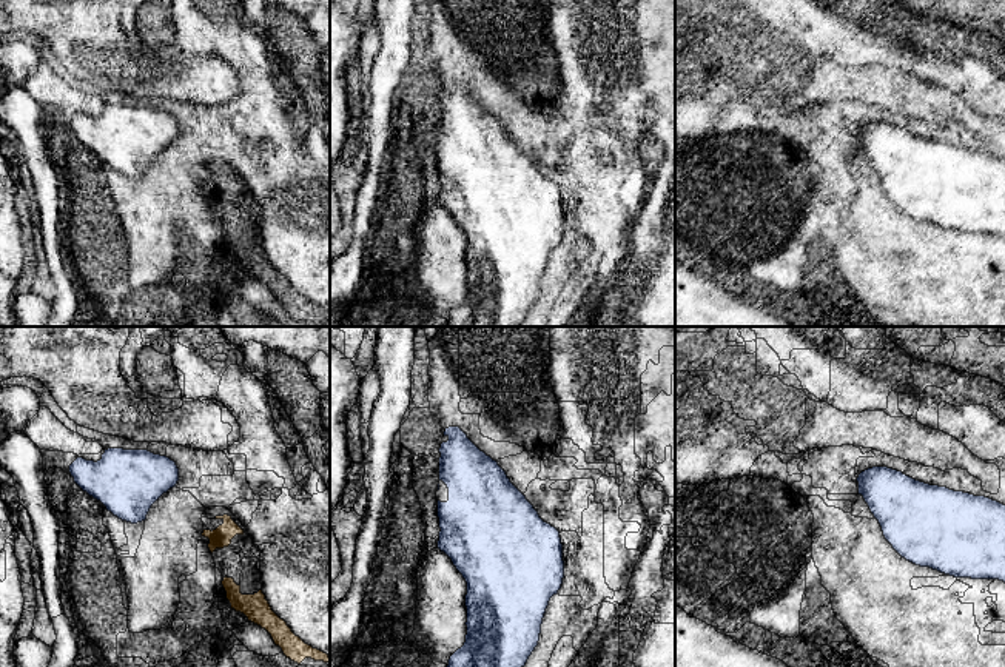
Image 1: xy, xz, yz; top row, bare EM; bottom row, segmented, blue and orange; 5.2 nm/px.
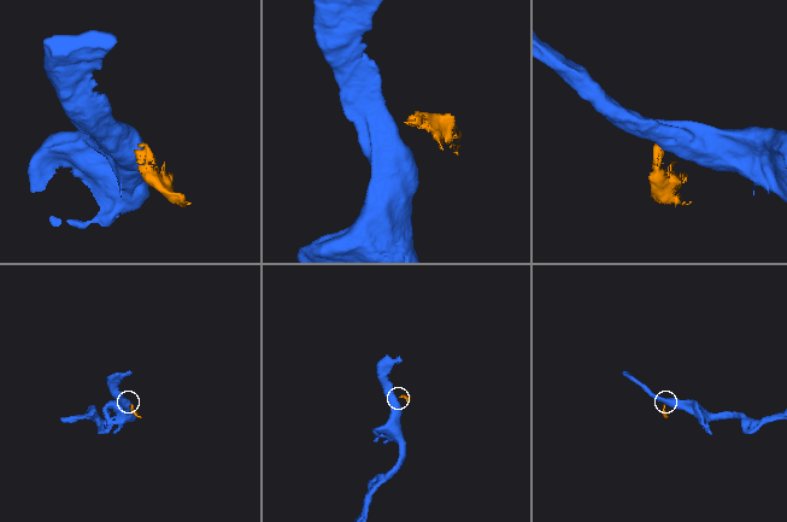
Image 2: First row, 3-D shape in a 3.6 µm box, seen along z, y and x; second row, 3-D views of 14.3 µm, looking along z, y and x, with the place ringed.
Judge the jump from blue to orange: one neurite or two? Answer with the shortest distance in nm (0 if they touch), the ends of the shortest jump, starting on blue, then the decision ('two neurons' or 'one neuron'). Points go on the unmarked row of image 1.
260 nm | xy (174, 140), (216, 171) | two neurons

